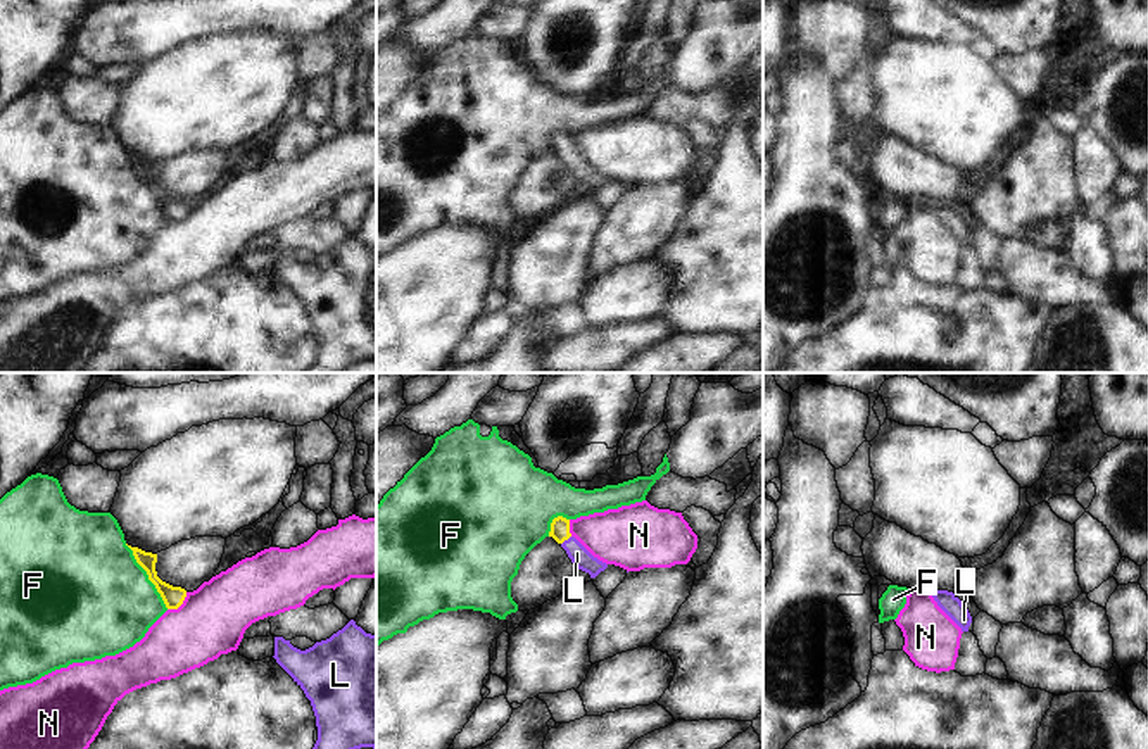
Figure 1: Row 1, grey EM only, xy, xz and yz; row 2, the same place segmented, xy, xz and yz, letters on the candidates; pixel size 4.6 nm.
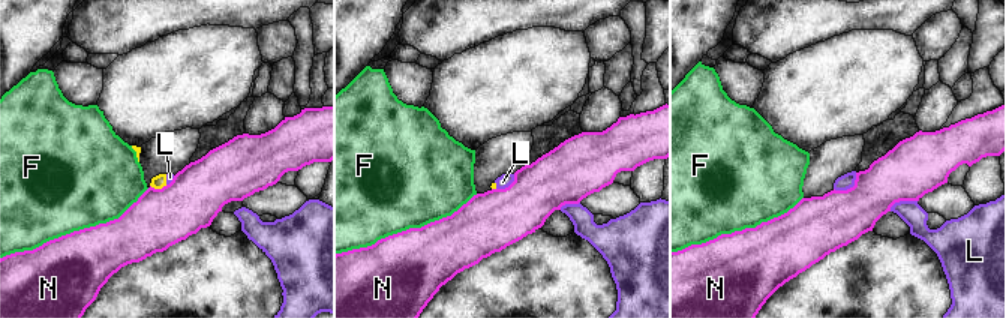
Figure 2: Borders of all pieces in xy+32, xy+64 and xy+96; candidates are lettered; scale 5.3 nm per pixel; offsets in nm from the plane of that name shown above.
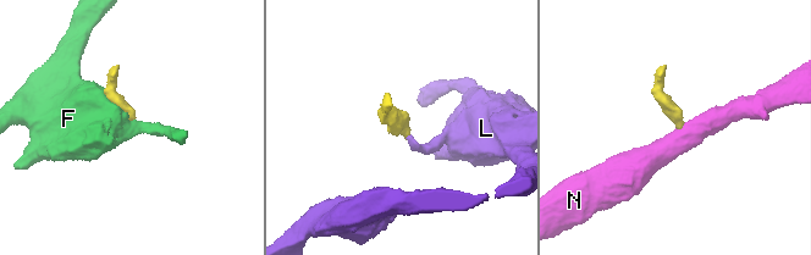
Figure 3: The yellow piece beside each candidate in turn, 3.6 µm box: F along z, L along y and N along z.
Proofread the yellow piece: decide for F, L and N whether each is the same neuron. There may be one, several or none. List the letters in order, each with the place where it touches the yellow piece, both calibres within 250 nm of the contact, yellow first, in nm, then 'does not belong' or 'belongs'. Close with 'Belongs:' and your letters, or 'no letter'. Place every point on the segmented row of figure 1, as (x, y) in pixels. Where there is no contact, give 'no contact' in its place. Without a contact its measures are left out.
F: meets yellow in xy at (149, 577); 100 nm thick on the yellow side, 480 nm on the other; does not belong
L: meets yellow in xz at (565, 539); 100 nm thick on the yellow side, 90 nm on the other; belongs
N: meets yellow in xy at (180, 604); 100 nm thick on the yellow side, 320 nm on the other; does not belong
Belongs: L

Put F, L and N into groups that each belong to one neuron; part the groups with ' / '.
F / L / N

